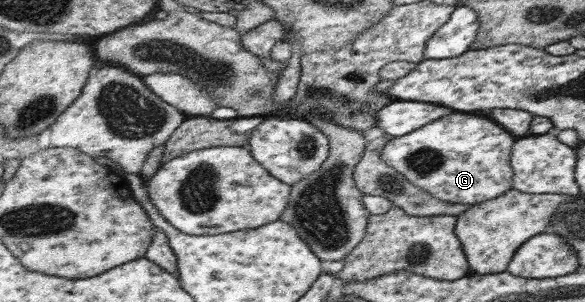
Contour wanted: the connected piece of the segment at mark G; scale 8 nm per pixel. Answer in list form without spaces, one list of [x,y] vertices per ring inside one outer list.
[[[452,112],[428,125],[420,126],[420,129],[412,133],[392,137],[383,147],[382,159],[408,182],[434,198],[444,202],[475,205],[500,197],[511,188],[514,178],[510,162],[512,144],[515,144],[514,138],[486,115]]]

